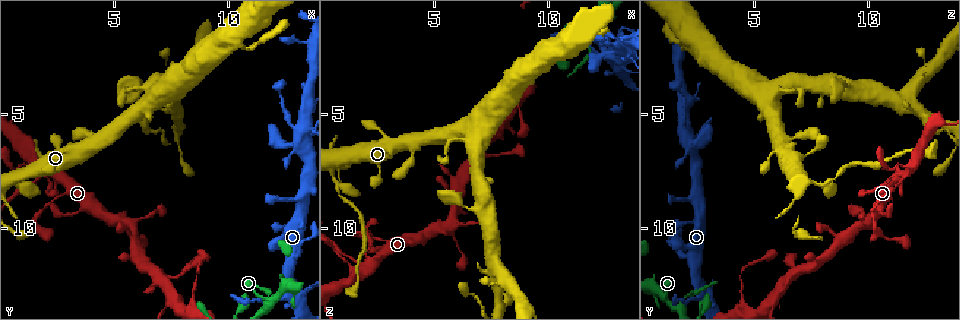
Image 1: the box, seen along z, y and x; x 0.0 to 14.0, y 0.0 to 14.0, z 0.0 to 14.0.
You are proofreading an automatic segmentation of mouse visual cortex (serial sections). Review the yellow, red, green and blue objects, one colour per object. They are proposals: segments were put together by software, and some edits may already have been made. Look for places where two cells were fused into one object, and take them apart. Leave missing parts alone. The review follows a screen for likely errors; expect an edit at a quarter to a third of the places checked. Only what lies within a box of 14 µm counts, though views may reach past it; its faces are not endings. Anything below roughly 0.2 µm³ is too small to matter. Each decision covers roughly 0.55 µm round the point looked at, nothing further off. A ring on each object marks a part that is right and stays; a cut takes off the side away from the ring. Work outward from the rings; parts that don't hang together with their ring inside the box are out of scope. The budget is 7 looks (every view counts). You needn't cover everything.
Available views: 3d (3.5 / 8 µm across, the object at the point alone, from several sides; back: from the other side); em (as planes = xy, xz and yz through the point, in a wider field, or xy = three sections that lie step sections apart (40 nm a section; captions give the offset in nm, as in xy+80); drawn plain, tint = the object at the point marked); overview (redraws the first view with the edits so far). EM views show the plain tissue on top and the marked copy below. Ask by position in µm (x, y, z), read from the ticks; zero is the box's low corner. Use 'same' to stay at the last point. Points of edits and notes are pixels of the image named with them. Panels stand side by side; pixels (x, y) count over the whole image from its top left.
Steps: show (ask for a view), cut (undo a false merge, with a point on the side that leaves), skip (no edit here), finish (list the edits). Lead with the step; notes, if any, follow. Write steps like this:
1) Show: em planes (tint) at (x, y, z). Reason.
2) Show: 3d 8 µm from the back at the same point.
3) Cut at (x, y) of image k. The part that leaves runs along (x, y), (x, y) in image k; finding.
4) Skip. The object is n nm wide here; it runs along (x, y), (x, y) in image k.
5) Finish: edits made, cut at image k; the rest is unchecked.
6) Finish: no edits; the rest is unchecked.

Show: 3d 8 µm at (1.3, 8.2, 11.4). Thin neck.

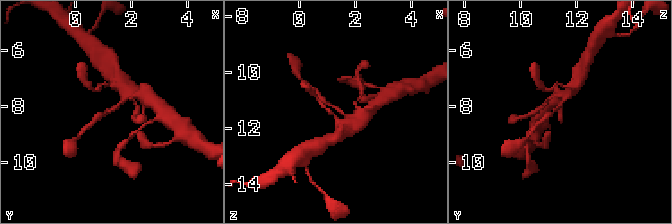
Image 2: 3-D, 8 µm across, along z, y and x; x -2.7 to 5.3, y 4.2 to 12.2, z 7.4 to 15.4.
Show: em xy step 3 (tint) at (1.4, 8.1, 11.3). The arms are 200, 250 nm wide.

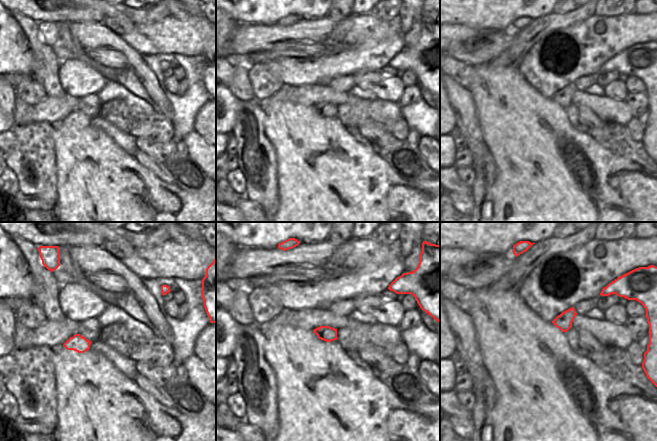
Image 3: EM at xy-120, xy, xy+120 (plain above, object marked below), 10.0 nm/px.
Skip. The object is 150 nm wide here; it runs along (135, 95), (93, 122) in image 2; continuous, no second cell.

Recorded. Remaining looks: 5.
Show: 3d 3.5 µm at (7.6, 4.5, 11.5). Abrupt turn.

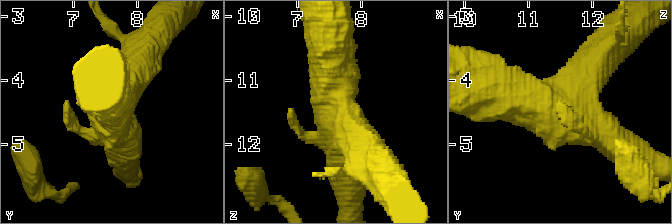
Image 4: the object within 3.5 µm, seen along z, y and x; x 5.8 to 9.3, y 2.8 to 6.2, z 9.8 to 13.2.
Show: em xy step 1 (tint) at the same point. Need the tissue.

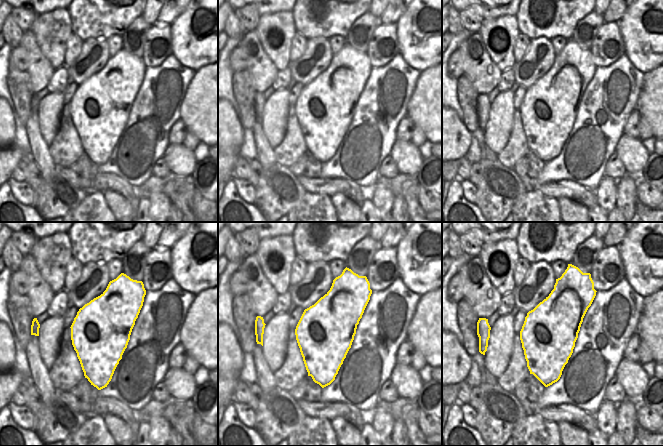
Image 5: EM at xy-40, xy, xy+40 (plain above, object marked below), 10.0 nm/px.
Skip. All the same cell.

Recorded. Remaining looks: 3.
Show: 3d 3.5 µm at (11.8, 13.3, 1.3). Sharp bend.

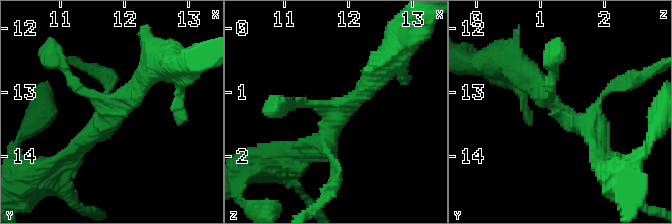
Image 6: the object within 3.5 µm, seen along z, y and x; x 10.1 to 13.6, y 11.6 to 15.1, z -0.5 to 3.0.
Show: em xy step 1 (tint) at (11.70, 13.30, 1.35). Need the tissue.

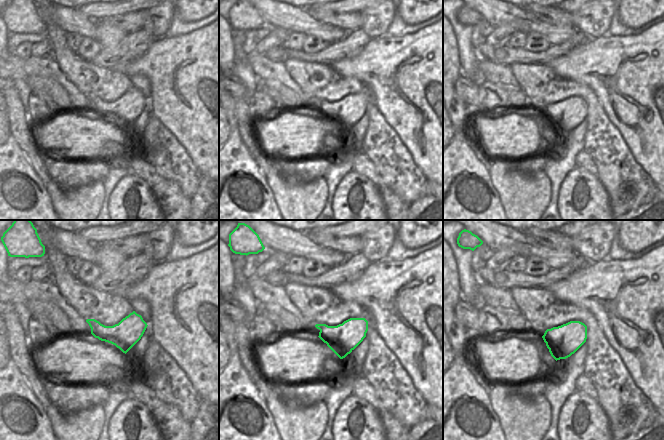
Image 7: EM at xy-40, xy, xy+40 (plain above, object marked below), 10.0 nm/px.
Skip. All the same cell.

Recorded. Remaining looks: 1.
Finish: no edits; the rest is unchecked.

